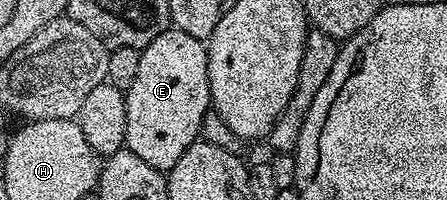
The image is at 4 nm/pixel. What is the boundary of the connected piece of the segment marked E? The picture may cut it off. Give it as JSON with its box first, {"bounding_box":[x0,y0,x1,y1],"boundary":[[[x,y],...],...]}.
{"bounding_box":[125,27,211,171],"boundary":[[[170,27],[161,32],[150,45],[140,50],[139,71],[135,81],[125,91],[127,103],[127,135],[125,148],[131,150],[143,163],[151,163],[151,167],[168,171],[179,163],[183,151],[191,147],[193,142],[201,137],[201,124],[206,113],[211,109],[209,95],[209,58],[206,50],[201,49],[194,38],[189,37],[182,29]]]}

